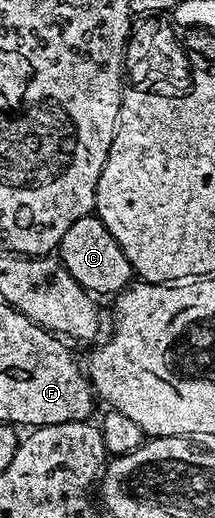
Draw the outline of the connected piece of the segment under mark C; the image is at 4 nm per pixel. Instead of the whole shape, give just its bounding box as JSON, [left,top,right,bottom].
[58,215,134,294]

